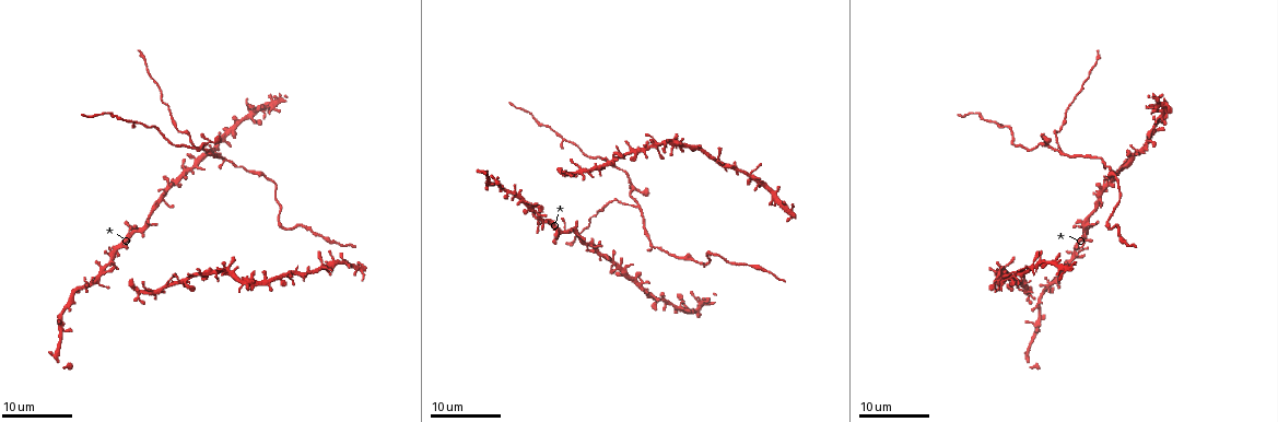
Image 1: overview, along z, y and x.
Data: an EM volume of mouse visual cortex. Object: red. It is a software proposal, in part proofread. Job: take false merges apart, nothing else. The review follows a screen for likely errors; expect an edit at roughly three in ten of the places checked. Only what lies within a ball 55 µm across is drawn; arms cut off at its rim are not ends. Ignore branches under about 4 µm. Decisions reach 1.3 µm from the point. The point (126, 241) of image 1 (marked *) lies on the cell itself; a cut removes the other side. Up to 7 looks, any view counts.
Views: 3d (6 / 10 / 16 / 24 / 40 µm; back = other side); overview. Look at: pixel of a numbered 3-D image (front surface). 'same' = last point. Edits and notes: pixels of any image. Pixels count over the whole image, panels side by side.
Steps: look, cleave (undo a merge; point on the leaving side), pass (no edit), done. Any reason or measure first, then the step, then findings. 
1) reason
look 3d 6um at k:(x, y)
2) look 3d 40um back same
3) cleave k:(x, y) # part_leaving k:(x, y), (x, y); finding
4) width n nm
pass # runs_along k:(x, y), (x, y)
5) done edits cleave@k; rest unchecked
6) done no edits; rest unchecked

four or more arms meet
look 3d 16um at 1:(1054, 279)

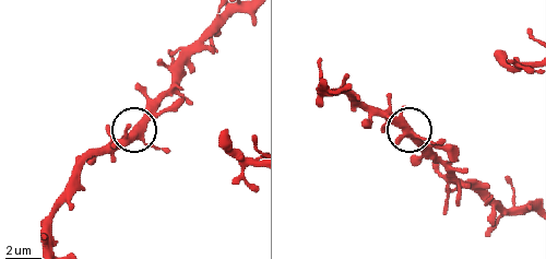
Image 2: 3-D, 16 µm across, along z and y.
closer look
look 3d 6um at 2:(134, 134)

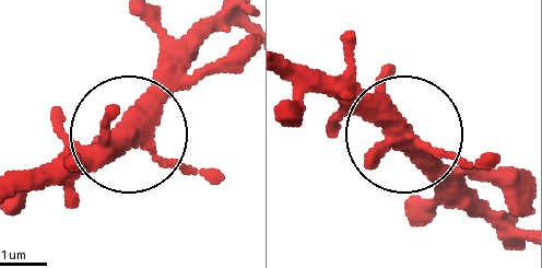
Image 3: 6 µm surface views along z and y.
arms 4
pass # runs_along 3:(233, 15), (139, 121), (48, 176); one cell here

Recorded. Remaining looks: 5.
three arms meet
look 3d 16um at 1:(636, 207)

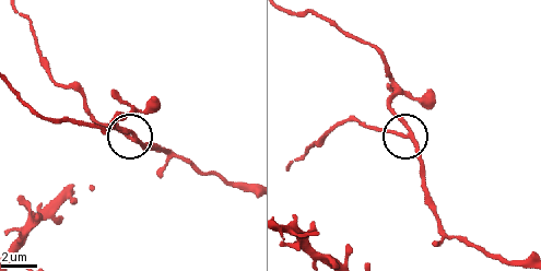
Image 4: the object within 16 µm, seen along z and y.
closer look
look 3d 6um at 4:(128, 135)

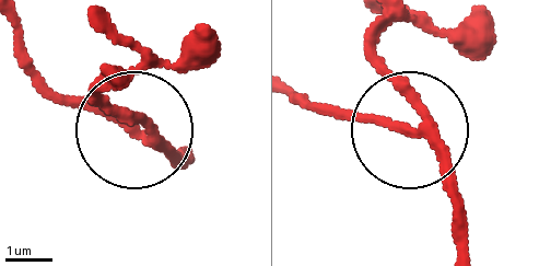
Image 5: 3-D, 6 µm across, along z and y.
width 220 nm
pass # all the same cell

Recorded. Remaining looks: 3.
look 3d 16um at 1:(1101, 160)

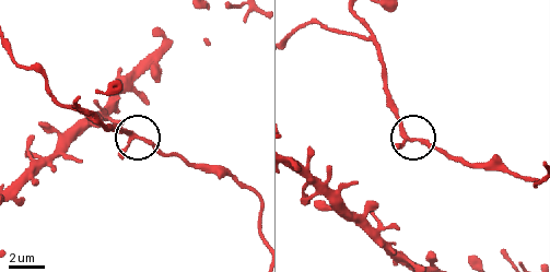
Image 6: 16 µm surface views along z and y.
zoom in
look 3d 6um at 6:(137, 136)

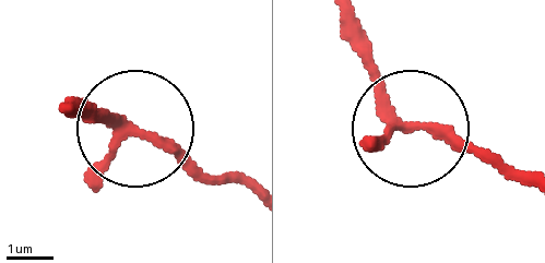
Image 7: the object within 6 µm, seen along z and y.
arms 3
pass # continuous, no second cell

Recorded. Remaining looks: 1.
done no edits; rest unchecked

